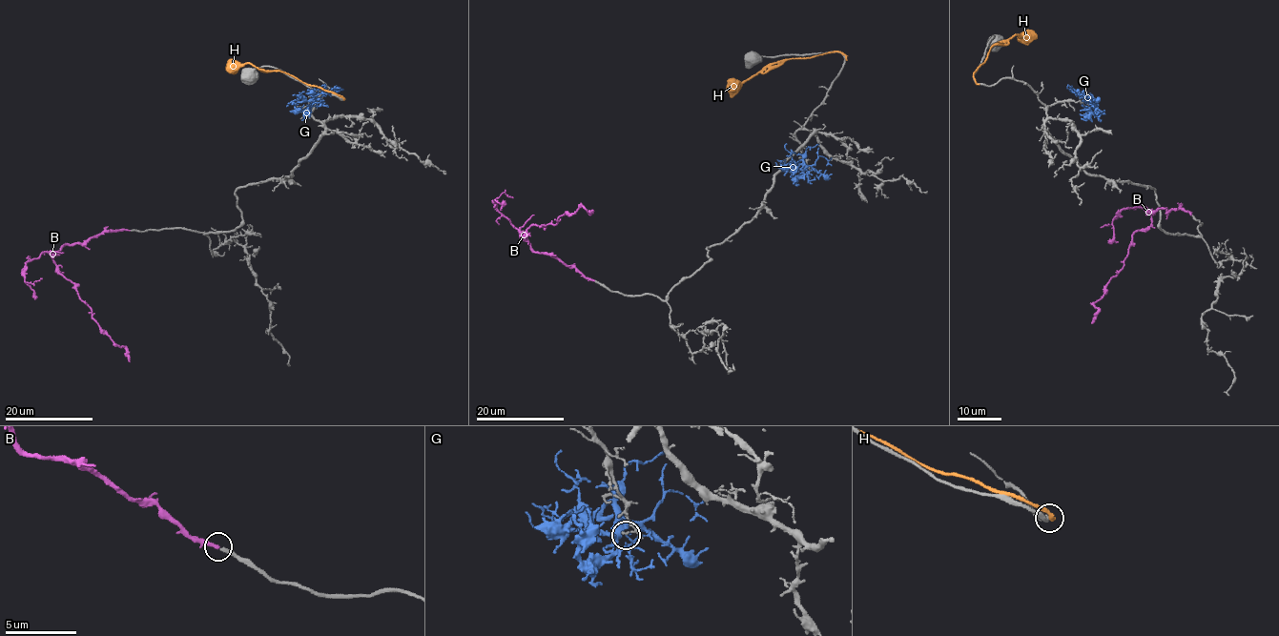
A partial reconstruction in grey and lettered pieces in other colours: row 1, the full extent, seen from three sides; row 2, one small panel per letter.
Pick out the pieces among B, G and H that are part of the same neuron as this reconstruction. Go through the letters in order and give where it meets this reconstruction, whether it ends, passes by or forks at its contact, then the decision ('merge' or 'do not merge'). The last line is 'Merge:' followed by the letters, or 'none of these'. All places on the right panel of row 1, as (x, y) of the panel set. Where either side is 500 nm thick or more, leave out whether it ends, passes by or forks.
B: contact (1190, 215); it ends; merge
G: contact (1089, 104); it passes by; do not merge
H: contact (976, 83); it ends; do not merge
Merge: B

